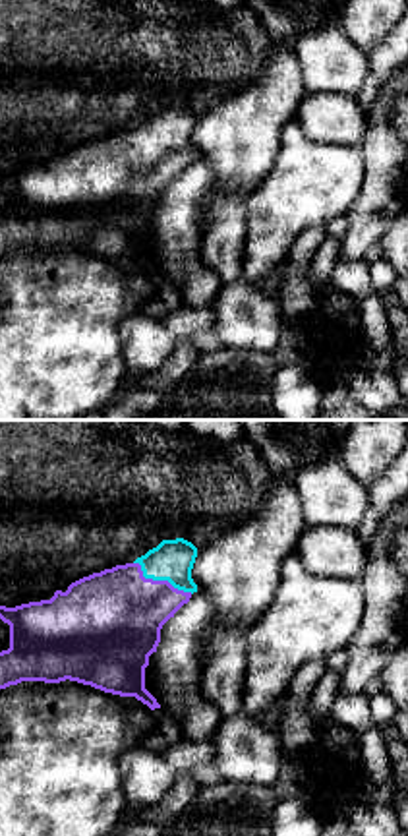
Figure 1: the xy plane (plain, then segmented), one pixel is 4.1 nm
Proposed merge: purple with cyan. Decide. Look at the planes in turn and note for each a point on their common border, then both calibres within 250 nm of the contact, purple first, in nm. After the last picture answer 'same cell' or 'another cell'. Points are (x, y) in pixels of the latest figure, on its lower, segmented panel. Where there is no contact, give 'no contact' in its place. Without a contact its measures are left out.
(161, 581) | 400/180 nm

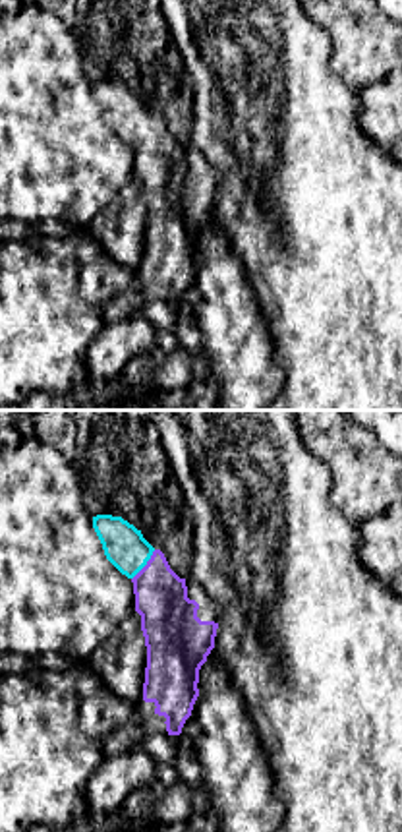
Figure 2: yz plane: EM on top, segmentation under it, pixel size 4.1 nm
(145, 565) | 240/180 nm

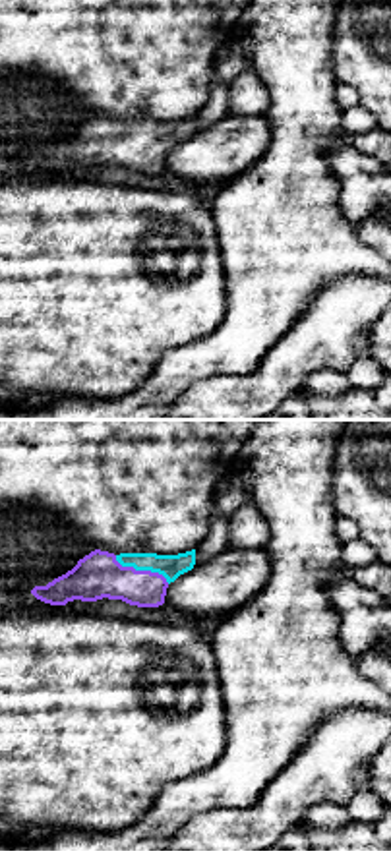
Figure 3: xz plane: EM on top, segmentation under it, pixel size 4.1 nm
(142, 571) | 190/100 nm

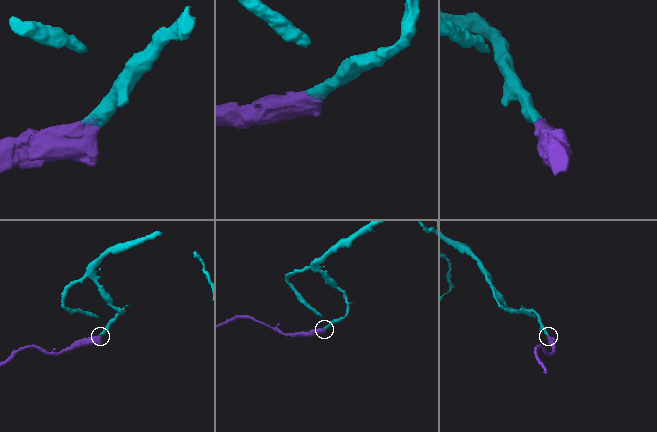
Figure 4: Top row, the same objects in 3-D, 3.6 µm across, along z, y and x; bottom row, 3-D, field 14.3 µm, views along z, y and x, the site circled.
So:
same cell

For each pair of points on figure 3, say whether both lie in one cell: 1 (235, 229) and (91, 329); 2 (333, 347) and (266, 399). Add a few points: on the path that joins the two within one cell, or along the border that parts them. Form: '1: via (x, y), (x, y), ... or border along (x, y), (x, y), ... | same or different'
1: border along (206, 204), (227, 285) | different
2: via (316, 347), (281, 381) | same

